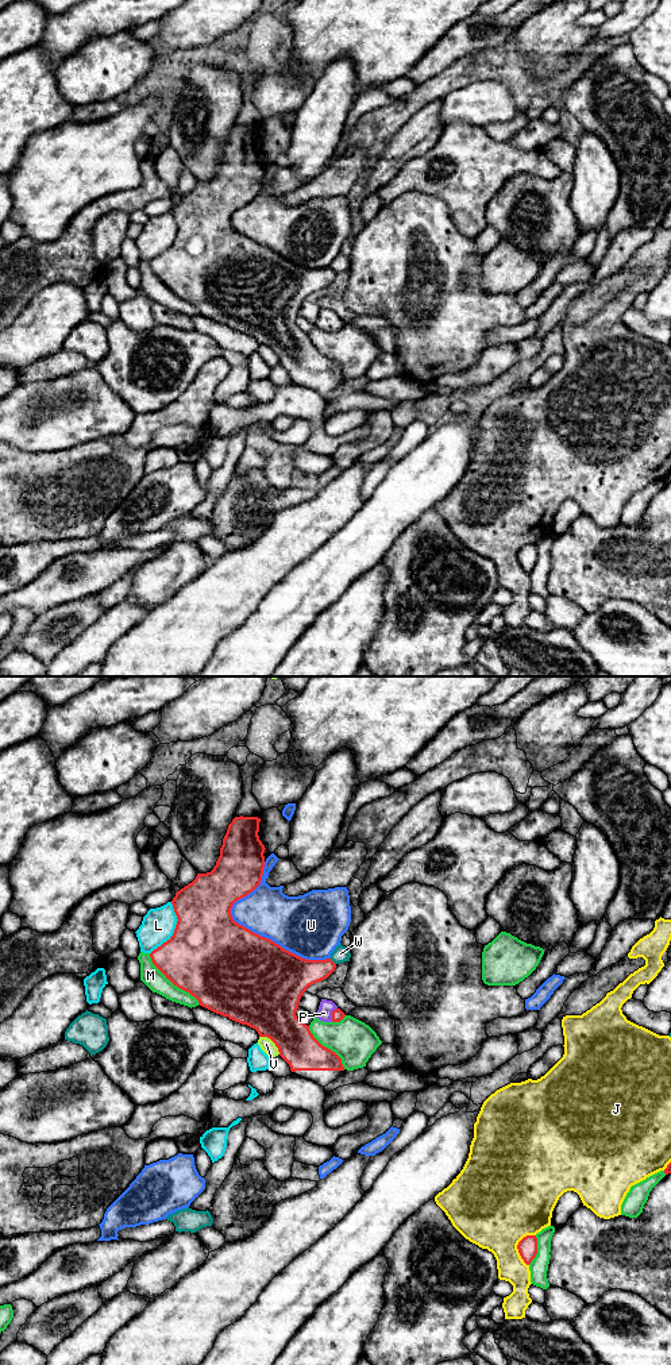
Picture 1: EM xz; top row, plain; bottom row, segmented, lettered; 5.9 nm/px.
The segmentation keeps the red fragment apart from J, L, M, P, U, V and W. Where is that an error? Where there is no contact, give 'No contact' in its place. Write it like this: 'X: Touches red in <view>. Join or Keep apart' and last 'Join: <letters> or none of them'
J: Touches red in xz. Keep apart
L: Touches red in xz. Keep apart
M: Touches red in xz. Keep apart
P: Touches red in xz. Join
U: Touches red in xz. Keep apart
V: Touches red in xz. Keep apart
W: Touches red in xz. Keep apart
Join: P

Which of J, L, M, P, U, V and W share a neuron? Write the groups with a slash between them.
J / L / M / P / U / V / W

